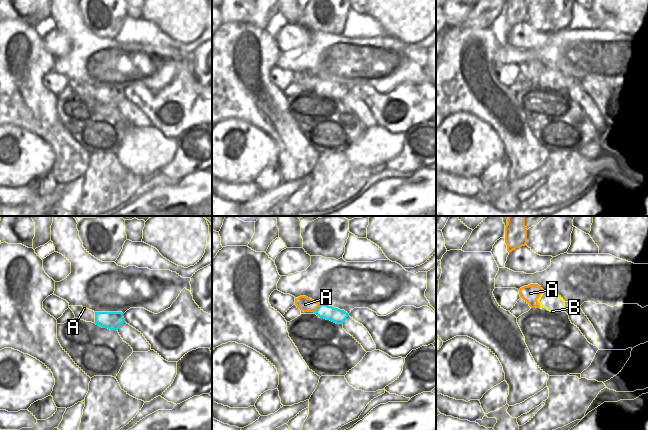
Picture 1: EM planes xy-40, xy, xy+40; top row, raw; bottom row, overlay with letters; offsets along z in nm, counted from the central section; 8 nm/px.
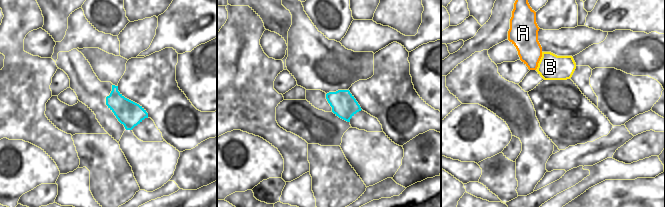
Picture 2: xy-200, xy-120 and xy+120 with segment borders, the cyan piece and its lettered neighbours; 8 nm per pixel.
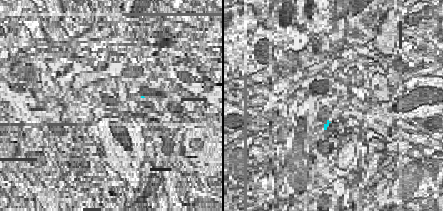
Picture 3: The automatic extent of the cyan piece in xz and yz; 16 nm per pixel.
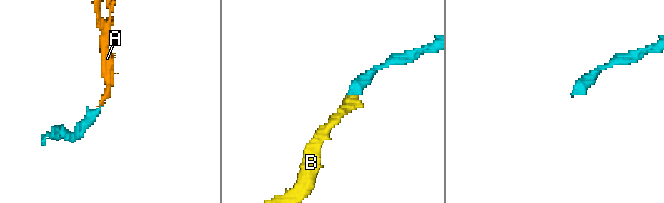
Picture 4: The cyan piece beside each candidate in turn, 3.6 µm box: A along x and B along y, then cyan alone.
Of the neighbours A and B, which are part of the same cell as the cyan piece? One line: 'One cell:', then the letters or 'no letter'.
One cell: B

